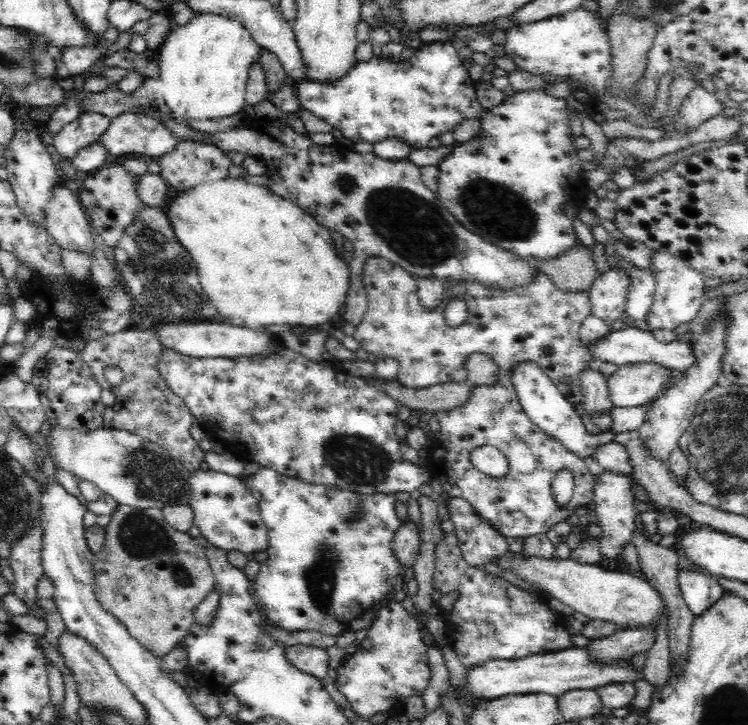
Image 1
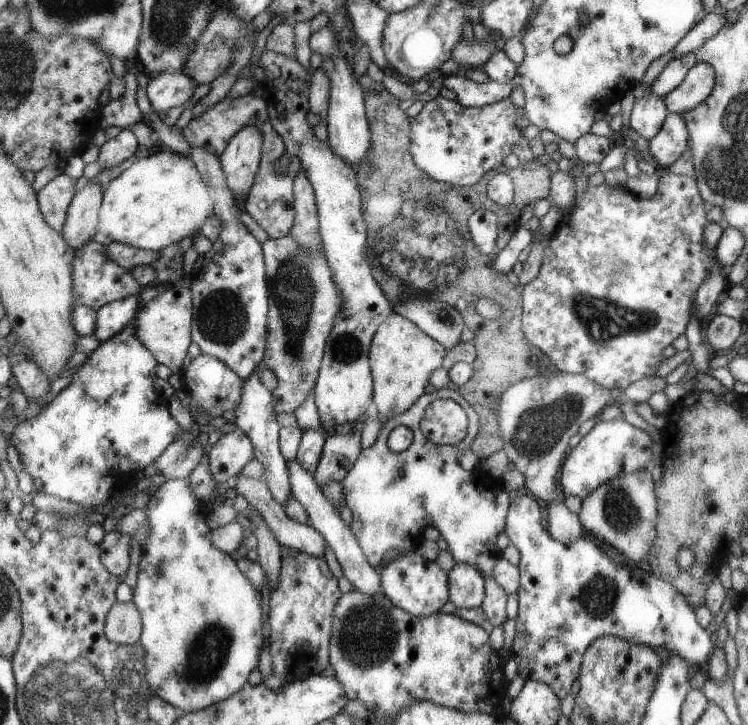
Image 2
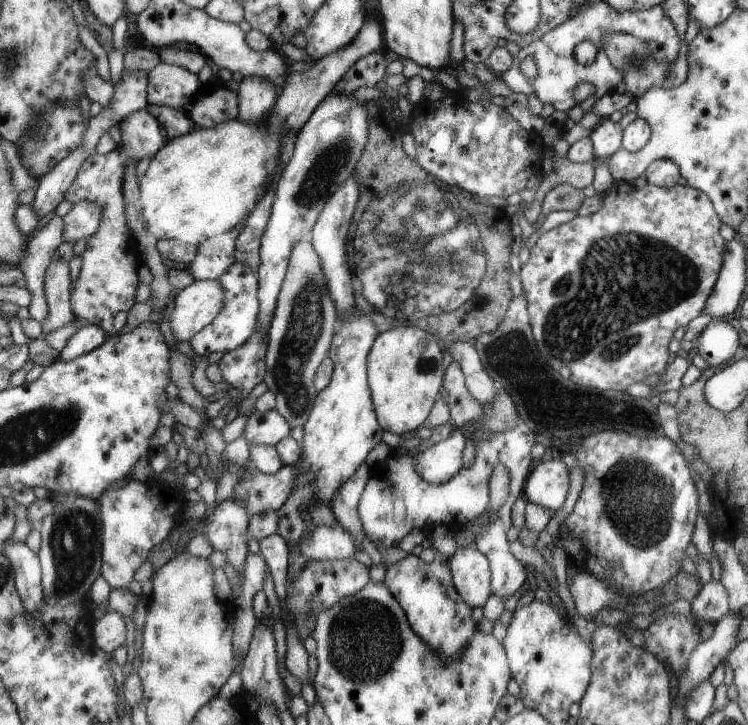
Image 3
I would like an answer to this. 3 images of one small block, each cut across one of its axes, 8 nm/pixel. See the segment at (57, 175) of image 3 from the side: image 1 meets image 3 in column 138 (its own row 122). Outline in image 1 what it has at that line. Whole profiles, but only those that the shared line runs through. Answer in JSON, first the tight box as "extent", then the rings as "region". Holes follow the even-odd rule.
{"extent":[53,112,110,161],"region":[[[97,112],[80,114],[54,135],[53,145],[61,158],[72,161],[78,150],[98,141],[109,124],[110,118]]]}

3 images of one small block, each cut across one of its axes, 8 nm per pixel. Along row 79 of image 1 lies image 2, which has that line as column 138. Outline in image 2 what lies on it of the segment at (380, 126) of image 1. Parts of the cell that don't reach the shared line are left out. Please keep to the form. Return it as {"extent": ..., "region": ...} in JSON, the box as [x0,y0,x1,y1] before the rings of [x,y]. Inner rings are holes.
{"extent":[10,318,185,510],"region":[[[132,318],[132,320],[128,322],[128,325],[122,328],[122,330],[118,332],[118,334],[112,336],[112,338],[109,338],[108,340],[105,340],[103,343],[101,343],[101,346],[98,346],[98,348],[94,350],[94,352],[90,352],[88,354],[86,360],[80,365],[79,370],[77,370],[74,374],[72,374],[71,382],[65,388],[60,390],[58,394],[56,394],[56,398],[54,398],[54,400],[52,400],[52,402],[50,402],[48,406],[44,406],[44,408],[40,410],[39,414],[36,417],[32,418],[29,417],[28,420],[26,420],[26,422],[18,423],[15,426],[14,431],[10,436],[11,444],[14,445],[19,452],[19,455],[21,457],[21,462],[23,463],[24,466],[24,471],[26,473],[28,472],[28,474],[33,479],[33,488],[35,493],[44,493],[47,495],[58,496],[58,498],[62,498],[62,500],[68,500],[68,502],[76,502],[76,504],[80,504],[85,508],[90,508],[91,510],[93,510],[93,508],[96,507],[96,504],[100,504],[100,506],[102,506],[106,503],[106,500],[110,499],[106,498],[106,496],[110,496],[110,494],[106,494],[106,492],[110,492],[110,490],[108,490],[110,486],[112,486],[112,488],[116,488],[116,482],[108,482],[108,480],[98,480],[98,476],[96,476],[96,474],[98,474],[98,470],[100,470],[100,468],[102,468],[102,470],[100,470],[102,474],[114,474],[114,476],[124,476],[124,474],[132,474],[132,472],[140,472],[140,471],[142,472],[145,470],[147,466],[150,466],[164,452],[164,450],[167,449],[167,446],[170,445],[171,442],[174,442],[174,440],[176,440],[176,437],[178,436],[178,434],[180,434],[180,432],[185,431],[184,428],[182,428],[182,426],[180,426],[180,424],[178,424],[178,422],[176,422],[176,420],[174,420],[174,418],[170,416],[168,408],[166,408],[166,406],[162,406],[162,402],[160,402],[160,394],[156,394],[156,390],[152,388],[152,386],[154,386],[154,380],[156,380],[156,374],[154,374],[154,372],[156,372],[156,368],[158,367],[159,362],[158,360],[156,360],[155,355],[152,354],[152,352],[148,350],[148,348],[144,346],[142,342],[140,342],[140,338],[136,336],[136,330],[134,330],[134,328],[136,328],[135,318]],[[80,466],[88,466],[88,468],[90,468],[90,472],[92,472],[92,468],[96,468],[96,472],[94,472],[94,476],[96,476],[96,480],[94,480],[94,482],[96,482],[96,486],[94,486],[94,482],[78,482],[78,474],[80,474]]]}

